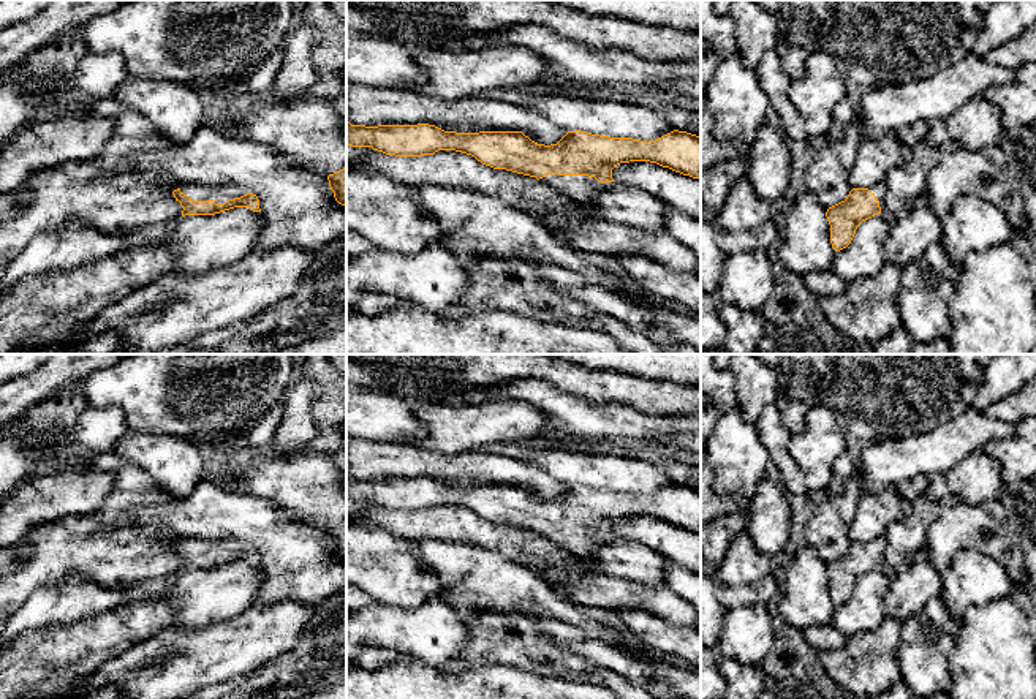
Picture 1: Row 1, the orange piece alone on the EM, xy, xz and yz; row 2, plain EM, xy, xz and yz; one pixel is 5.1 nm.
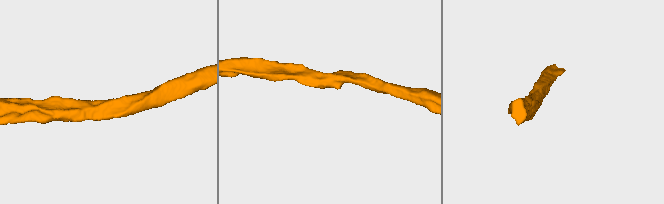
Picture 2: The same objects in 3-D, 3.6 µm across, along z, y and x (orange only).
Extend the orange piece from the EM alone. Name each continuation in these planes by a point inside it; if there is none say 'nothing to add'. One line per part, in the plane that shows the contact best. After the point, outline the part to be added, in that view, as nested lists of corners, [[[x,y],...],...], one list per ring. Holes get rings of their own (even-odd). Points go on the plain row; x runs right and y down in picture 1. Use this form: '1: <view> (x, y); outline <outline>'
1: xz (582, 543); outline [[[549,528],[539,536],[549,539],[557,547],[565,549],[577,557],[593,555],[603,544],[607,544],[614,536],[601,538],[595,531],[588,530],[558,530]]]

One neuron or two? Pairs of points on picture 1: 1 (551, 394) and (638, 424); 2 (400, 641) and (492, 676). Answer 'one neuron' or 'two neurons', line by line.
1: one neuron
2: two neurons

